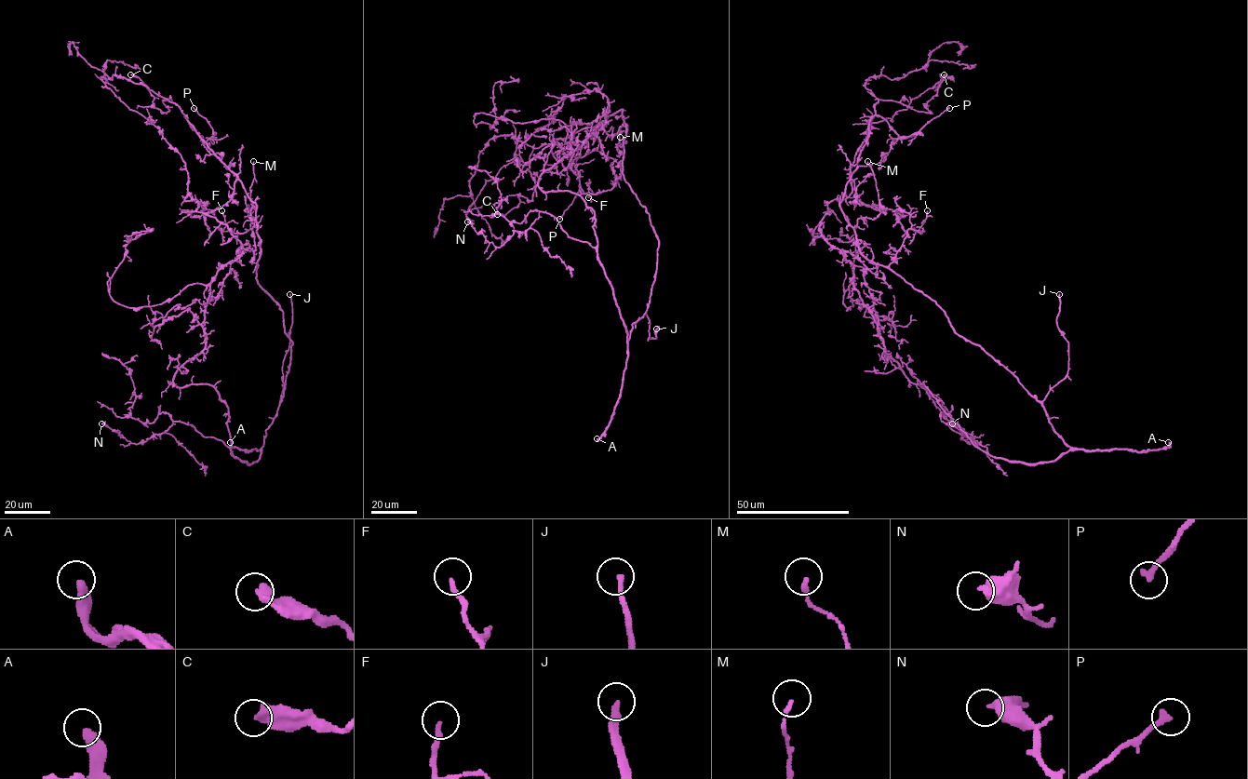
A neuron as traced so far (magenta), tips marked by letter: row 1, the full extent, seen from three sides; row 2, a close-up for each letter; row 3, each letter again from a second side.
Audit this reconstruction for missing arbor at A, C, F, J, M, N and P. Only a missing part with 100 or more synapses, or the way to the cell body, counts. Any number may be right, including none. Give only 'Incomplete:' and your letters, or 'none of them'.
Incomplete: J

